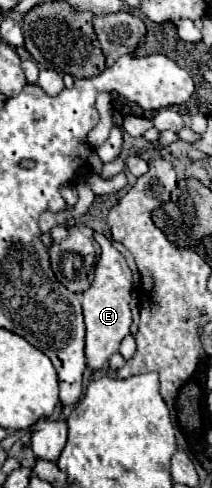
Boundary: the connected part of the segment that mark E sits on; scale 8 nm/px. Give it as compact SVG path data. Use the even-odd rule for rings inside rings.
M94 232L94 240L100 244L102 254L94 270L92 286L82 294L82 308L84 308L84 322L86 322L86 360L92 368L102 368L108 358L118 352L122 338L130 332L132 314L130 314L130 292L132 292L132 272L126 264L126 258L112 248L110 240Z

